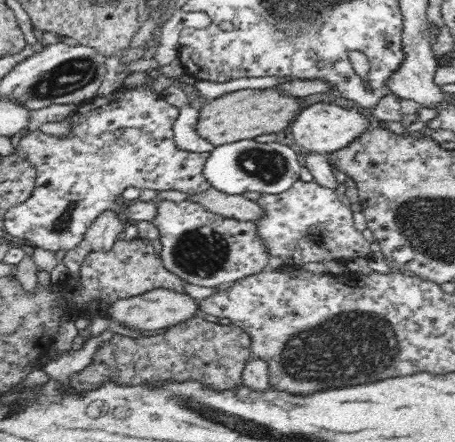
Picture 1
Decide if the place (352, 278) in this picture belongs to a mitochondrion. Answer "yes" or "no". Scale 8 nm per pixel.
no

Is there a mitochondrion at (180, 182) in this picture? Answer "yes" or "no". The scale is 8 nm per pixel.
no

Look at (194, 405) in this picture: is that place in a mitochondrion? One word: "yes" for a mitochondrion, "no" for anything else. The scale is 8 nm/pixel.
yes

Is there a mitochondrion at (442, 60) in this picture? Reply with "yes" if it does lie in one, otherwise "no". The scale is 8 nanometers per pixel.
no

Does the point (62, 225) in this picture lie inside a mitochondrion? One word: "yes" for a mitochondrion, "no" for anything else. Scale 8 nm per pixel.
yes

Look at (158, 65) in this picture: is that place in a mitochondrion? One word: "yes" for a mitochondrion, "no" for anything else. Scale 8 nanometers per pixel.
no

